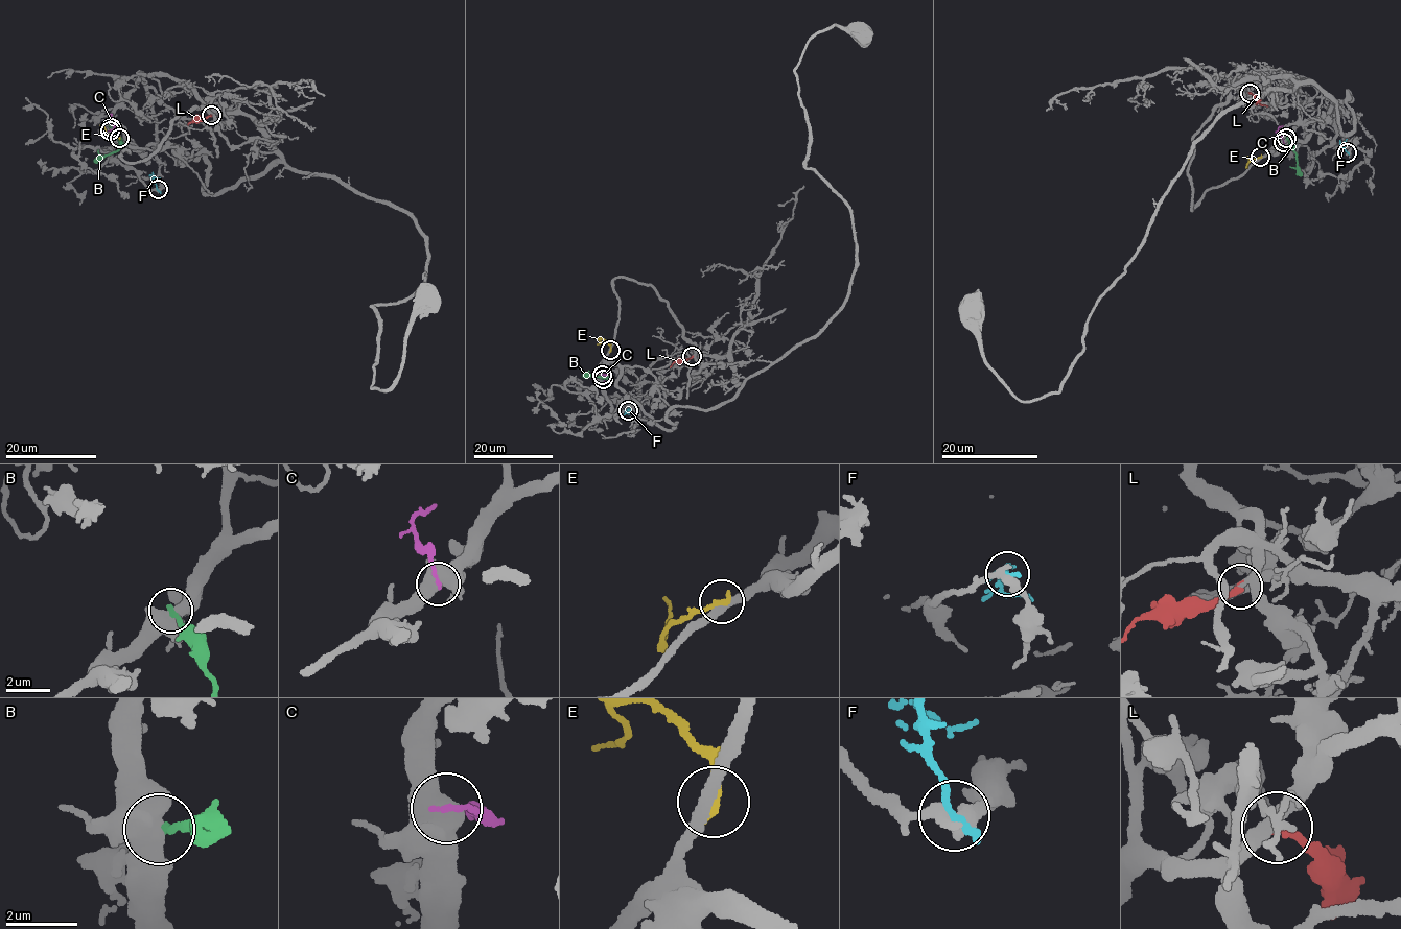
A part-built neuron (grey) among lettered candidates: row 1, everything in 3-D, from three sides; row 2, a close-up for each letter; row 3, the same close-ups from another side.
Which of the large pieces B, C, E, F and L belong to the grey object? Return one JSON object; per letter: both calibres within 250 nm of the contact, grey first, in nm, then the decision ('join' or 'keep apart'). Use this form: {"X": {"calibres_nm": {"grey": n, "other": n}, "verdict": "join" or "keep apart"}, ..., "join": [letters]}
{"B": {"calibres_nm": {"grey": 650, "other": 240}, "verdict": "keep apart"}, "C": {"calibres_nm": {"grey": 550, "other": 150}, "verdict": "keep apart"}, "E": {"calibres_nm": {"grey": 320, "other": 280}, "verdict": "keep apart"}, "F": {"calibres_nm": {"grey": 400, "other": 280}, "verdict": "keep apart"}, "L": {"calibres_nm": {"grey": 240, "other": 280}, "verdict": "join"}, "join": ["L"]}

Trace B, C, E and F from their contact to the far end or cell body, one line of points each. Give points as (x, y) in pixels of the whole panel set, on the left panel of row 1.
B: (110, 127), (119, 147), (99, 157), (94, 163)
C: (110, 130), (113, 121), (109, 113)
E: (119, 138), (103, 134), (103, 126), (99, 125)
F: (157, 190), (153, 176), (161, 177)

